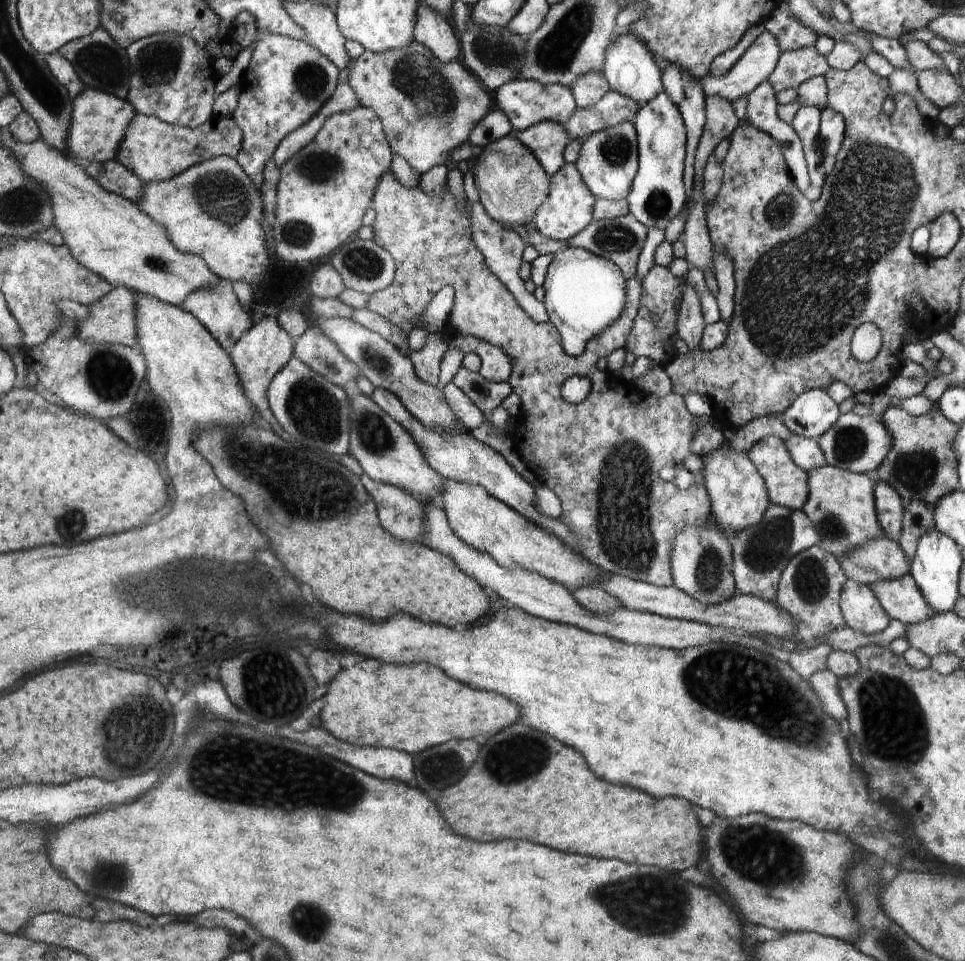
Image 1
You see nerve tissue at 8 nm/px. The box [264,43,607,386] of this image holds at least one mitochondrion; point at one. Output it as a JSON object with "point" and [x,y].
{"point":[415,77]}

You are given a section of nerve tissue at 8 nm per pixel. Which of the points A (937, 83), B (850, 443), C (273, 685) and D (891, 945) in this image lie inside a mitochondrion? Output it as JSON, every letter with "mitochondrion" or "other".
{"A":"other","B":"mitochondrion","C":"mitochondrion","D":"mitochondrion"}

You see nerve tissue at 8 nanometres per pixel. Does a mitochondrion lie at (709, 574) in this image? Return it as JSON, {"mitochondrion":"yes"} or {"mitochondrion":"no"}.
{"mitochondrion":"yes"}

